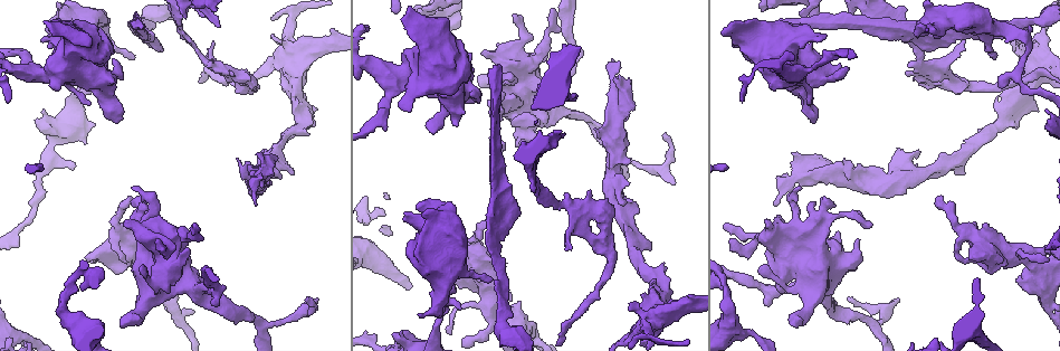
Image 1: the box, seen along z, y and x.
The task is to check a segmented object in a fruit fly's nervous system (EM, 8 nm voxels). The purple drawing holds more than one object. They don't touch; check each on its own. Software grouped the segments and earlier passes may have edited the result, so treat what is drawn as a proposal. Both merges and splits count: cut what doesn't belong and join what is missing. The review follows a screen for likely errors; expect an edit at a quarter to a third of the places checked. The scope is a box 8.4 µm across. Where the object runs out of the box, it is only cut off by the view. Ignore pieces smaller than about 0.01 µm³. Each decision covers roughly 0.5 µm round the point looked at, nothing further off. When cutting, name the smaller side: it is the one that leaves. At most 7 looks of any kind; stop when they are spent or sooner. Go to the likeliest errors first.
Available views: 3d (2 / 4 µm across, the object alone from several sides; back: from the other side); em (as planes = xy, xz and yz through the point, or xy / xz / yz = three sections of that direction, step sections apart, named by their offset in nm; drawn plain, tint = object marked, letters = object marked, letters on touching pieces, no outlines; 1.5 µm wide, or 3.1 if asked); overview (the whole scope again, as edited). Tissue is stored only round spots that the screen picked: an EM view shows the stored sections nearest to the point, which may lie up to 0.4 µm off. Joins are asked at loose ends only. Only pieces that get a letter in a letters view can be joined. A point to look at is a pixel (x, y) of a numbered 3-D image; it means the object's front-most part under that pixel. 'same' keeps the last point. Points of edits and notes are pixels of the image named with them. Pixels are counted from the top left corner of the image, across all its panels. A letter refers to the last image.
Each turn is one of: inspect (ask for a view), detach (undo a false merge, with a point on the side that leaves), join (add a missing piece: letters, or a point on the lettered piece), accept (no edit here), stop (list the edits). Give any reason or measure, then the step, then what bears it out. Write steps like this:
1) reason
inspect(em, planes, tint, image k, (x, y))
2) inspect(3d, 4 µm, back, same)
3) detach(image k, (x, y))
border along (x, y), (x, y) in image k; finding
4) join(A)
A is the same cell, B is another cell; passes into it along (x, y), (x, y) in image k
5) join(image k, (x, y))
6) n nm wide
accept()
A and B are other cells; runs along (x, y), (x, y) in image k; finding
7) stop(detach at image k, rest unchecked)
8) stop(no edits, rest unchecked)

long arm stops here
inspect(3d, 4 µm, image 1, (500, 65))

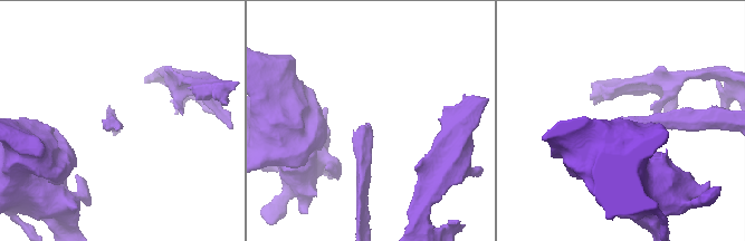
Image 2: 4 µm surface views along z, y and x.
inspect(em, planes, tint, image 2, (116, 128))

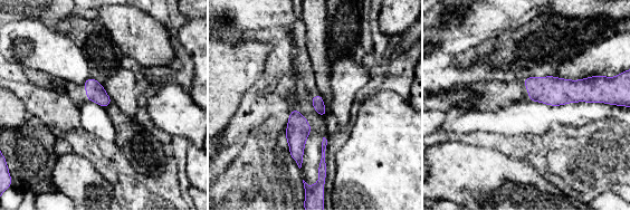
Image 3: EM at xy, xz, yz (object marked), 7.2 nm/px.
what lies round it
inspect(em, planes, letters, same)

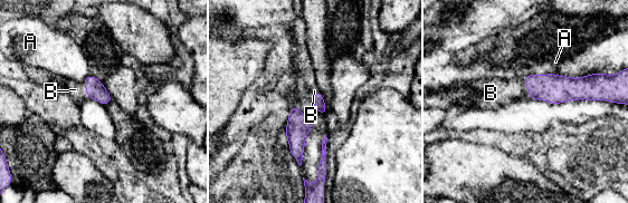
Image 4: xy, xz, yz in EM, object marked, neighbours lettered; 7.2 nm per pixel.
join(B)
B is the same cell, A is another cell; the neuron continues

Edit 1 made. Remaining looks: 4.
sharp bend
inspect(3d, 2 µm, image 1, (1017, 75))

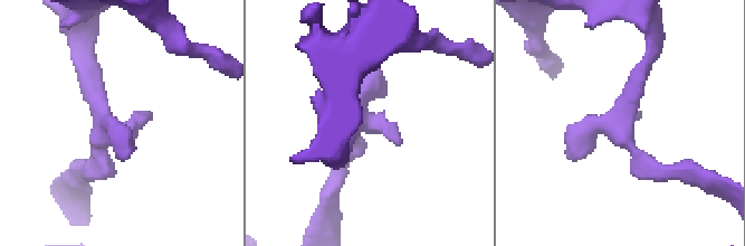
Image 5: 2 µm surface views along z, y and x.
shape alone is not enough
inspect(em, xz, step 4, tint, image 5, (105, 128))

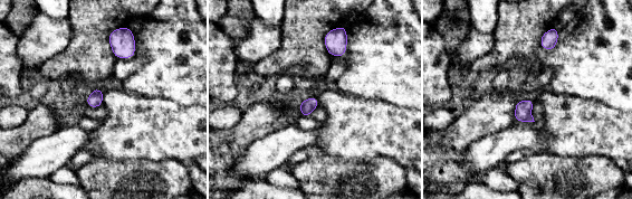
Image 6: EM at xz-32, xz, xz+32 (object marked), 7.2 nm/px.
see the neighbours
inspect(em, xz, step 4, letters, same)

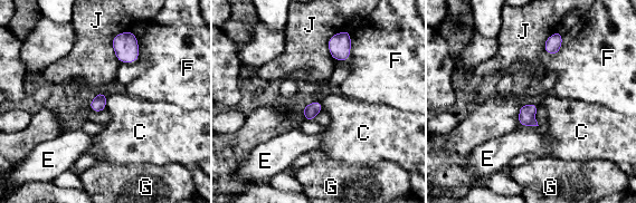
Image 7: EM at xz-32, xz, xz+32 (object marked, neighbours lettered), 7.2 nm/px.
accept()
C, E, F, G and J are other cells; continuous, no second neuron

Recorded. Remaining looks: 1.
stop(join at image 4, rest unchecked)

